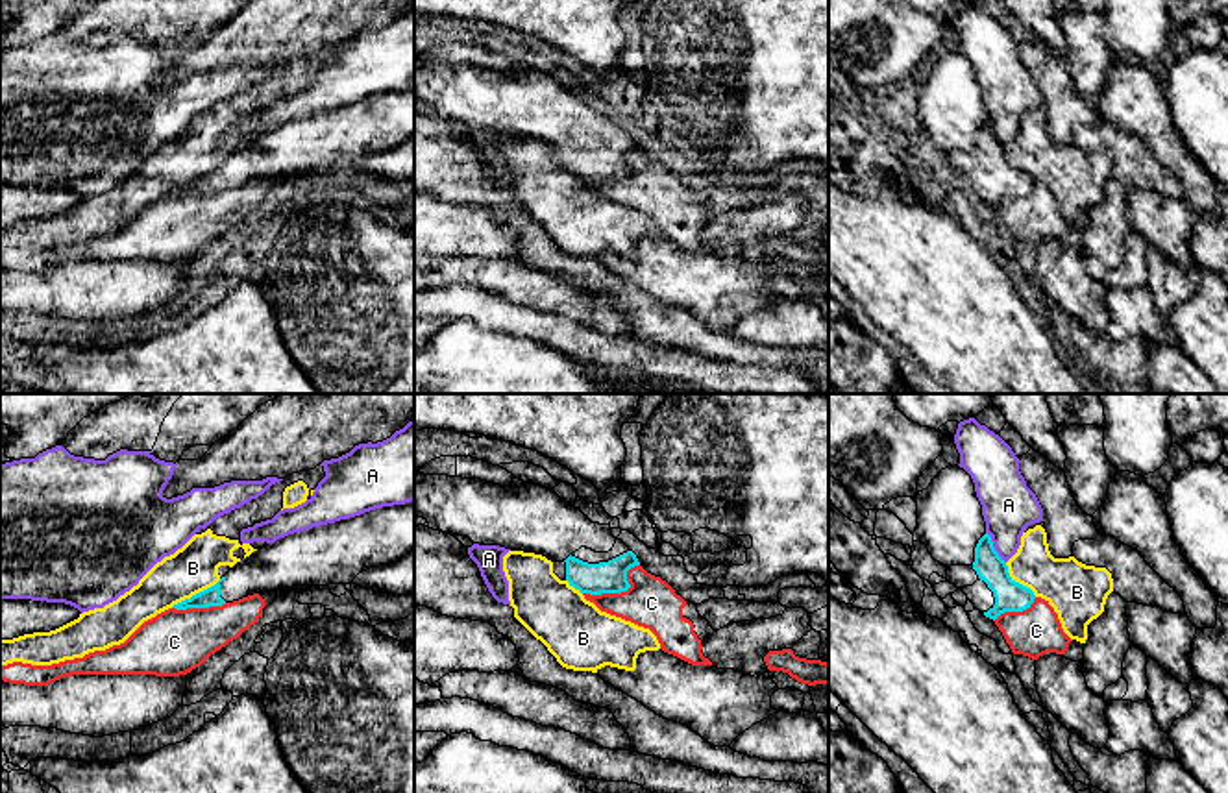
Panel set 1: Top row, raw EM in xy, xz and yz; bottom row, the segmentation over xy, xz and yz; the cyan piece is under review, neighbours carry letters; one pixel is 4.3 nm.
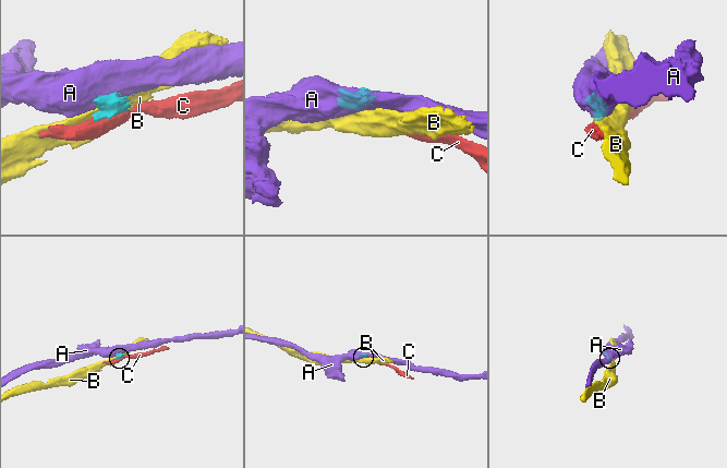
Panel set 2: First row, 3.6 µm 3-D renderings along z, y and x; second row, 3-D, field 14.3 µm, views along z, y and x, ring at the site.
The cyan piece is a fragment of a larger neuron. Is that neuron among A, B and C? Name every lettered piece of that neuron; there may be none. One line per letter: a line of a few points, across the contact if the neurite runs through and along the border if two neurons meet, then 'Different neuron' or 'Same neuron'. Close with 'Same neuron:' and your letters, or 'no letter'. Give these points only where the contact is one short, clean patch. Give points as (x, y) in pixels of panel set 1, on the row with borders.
A: Line: yz (986, 531), (994, 549), (1005, 562). Different neuron
B: Line: xy (221, 579), (171, 607). Different neuron
C: Different neuron
Same neuron: no letter

